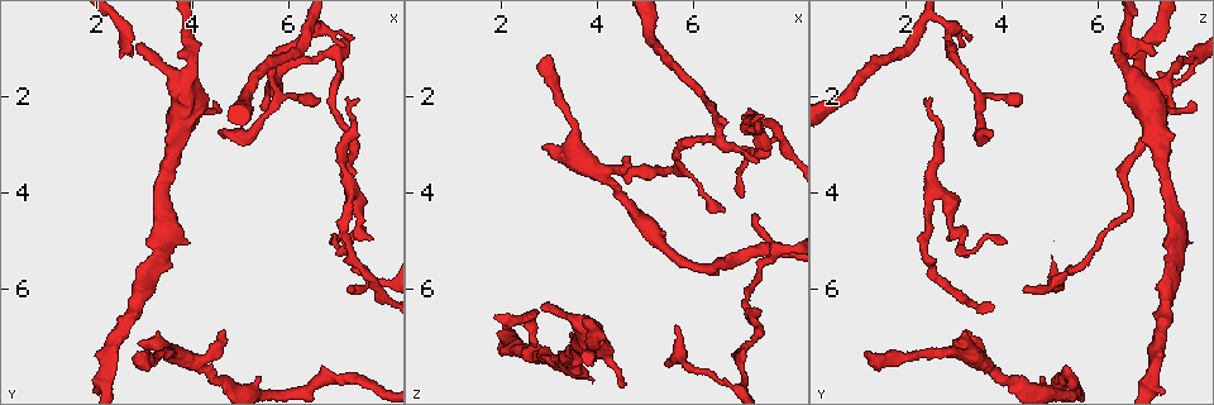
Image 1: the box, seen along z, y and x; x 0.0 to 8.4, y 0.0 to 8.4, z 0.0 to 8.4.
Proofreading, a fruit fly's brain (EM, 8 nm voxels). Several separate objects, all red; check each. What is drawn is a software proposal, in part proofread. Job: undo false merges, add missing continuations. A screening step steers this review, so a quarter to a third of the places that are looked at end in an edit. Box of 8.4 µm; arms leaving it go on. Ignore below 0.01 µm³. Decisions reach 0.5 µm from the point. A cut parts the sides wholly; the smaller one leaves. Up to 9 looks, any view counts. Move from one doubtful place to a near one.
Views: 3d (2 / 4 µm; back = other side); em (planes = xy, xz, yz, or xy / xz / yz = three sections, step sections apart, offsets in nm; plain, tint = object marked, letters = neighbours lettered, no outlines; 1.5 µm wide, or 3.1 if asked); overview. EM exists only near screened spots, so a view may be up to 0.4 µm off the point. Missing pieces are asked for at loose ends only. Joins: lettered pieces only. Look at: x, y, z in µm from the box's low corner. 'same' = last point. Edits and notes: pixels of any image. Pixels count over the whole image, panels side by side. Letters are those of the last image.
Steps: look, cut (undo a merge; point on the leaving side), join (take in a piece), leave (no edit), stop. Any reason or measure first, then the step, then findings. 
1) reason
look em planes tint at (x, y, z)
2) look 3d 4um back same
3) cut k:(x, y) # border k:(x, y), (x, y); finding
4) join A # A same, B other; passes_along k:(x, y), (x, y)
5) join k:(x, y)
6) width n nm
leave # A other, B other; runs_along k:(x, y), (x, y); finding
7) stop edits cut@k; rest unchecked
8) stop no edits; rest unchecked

an open end
look em planes letters at (4.60, 2.85, 3.80)

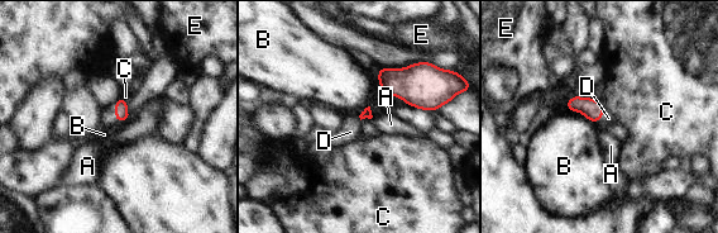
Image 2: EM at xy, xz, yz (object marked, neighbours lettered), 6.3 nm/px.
join D # A other, B other, C other, D same, E other; passes_along 2:(121, 113), (115, 113), (110, 123); it goes on there

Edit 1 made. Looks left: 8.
thin end
look 3d 2um back at (7.20, 6.05, 4.40)

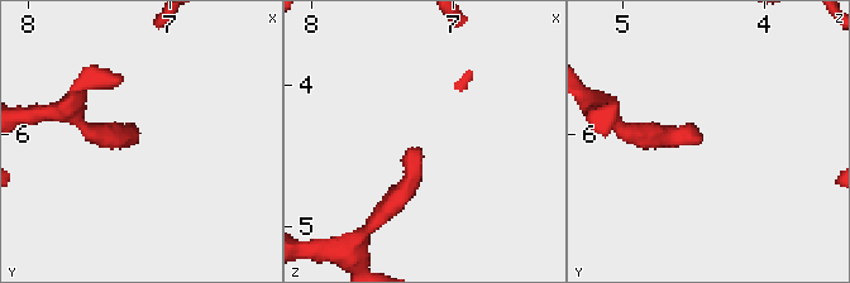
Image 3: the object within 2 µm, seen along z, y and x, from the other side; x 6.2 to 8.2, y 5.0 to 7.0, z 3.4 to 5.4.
look em planes tint at (7.20, 6.00, 4.42)

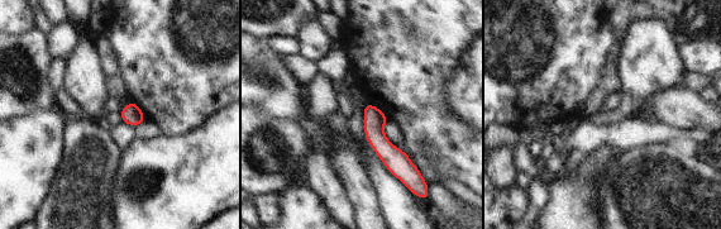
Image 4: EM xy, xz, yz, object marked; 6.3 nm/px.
look em planes letters same

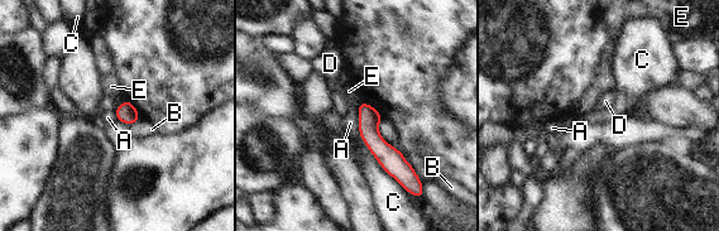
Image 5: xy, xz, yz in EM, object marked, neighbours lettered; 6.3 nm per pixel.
leave # A other, B other, C other, D other, E other; runs_along 5:(363, 106), (388, 165); no lettered piece goes on from it

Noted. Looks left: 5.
sudden change in width
look em planes letters at (7.40, 4.85, 3.05)

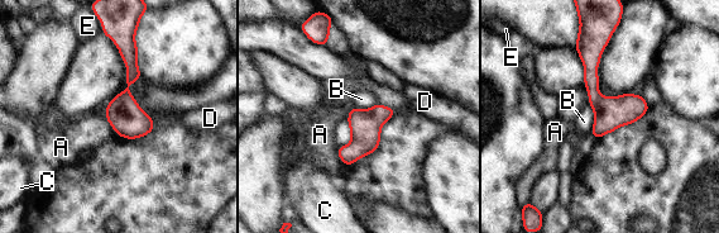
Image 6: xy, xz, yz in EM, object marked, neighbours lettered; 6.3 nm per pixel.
leave # A other, B other, C other, D other, E other; border 6:(104, 117), (119, 136); one cell here

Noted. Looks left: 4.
thin end
look em planes plain at (2.75, 1.10, 7.10)

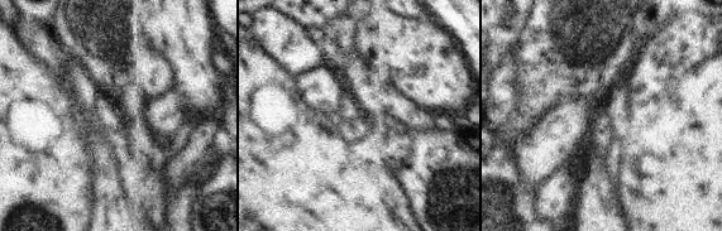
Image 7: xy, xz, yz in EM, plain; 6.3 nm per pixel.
what lies round it
look em planes letters same

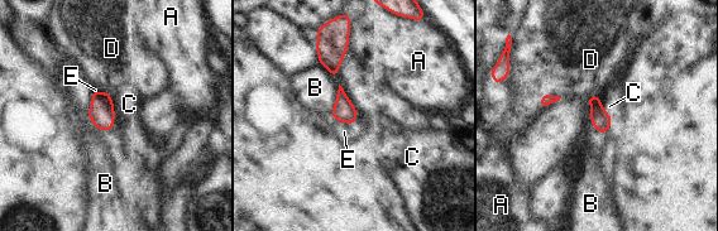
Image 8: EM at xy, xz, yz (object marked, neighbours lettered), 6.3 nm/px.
leave # A other, B other, C other, D other, E other; border 8:(597, 94), (609, 115), (611, 125); no lettered piece goes on from it

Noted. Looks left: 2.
stop edits join@2; rest unchecked

